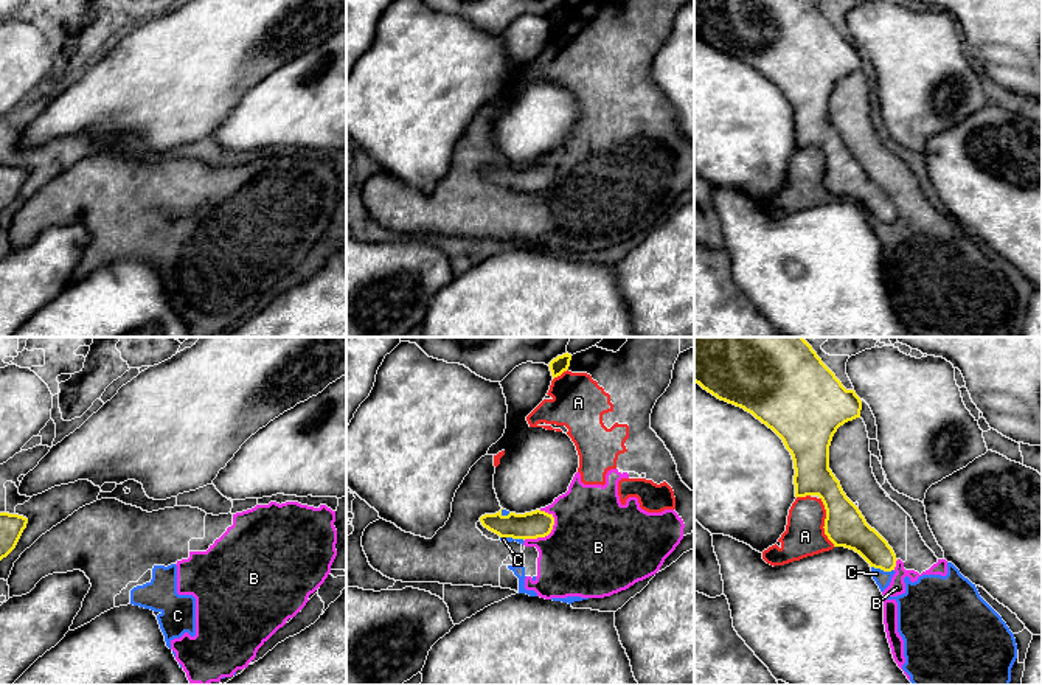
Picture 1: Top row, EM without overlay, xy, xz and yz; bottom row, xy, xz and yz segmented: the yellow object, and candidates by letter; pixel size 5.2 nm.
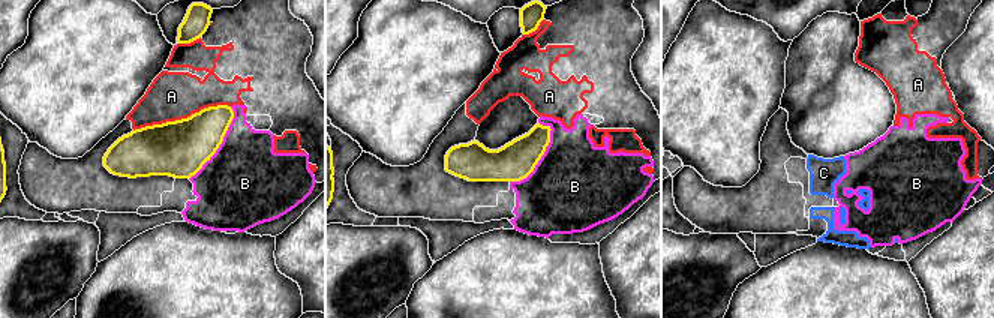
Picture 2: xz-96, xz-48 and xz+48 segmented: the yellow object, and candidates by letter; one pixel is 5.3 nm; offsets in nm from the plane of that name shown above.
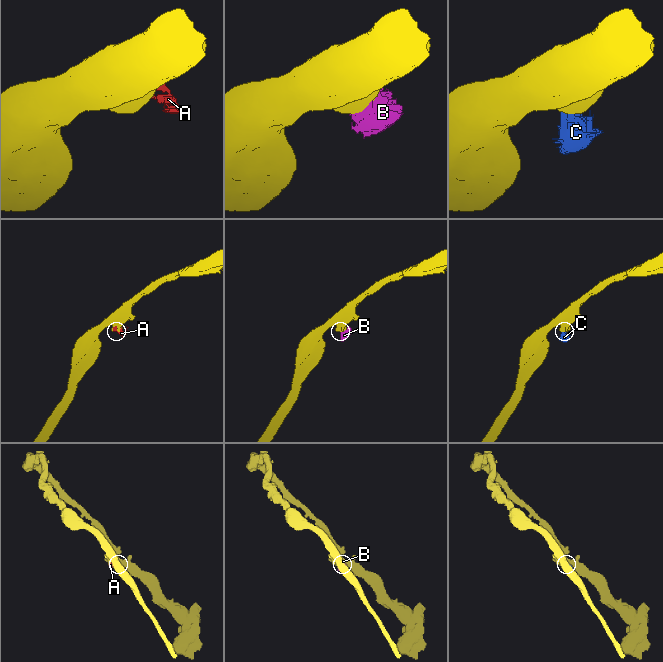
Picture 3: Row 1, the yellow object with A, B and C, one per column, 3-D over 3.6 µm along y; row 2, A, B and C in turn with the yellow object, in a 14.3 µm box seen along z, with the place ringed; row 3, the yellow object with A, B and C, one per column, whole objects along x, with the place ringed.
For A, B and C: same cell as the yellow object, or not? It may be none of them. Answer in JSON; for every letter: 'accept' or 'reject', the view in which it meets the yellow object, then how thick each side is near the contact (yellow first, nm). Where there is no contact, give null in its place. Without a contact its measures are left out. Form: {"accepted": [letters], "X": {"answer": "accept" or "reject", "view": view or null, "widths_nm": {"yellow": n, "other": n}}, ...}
{"accepted": [], "A": {"answer": "reject", "view": "yz", "widths_nm": {"yellow": 200, "other": 220}}, "B": {"answer": "reject", "view": "xz", "widths_nm": {"yellow": 140, "other": 460}}, "C": {"answer": "reject", "view": "yz", "widths_nm": {"yellow": 180, "other": 80}}}

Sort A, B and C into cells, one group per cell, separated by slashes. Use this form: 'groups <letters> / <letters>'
groups A B C

